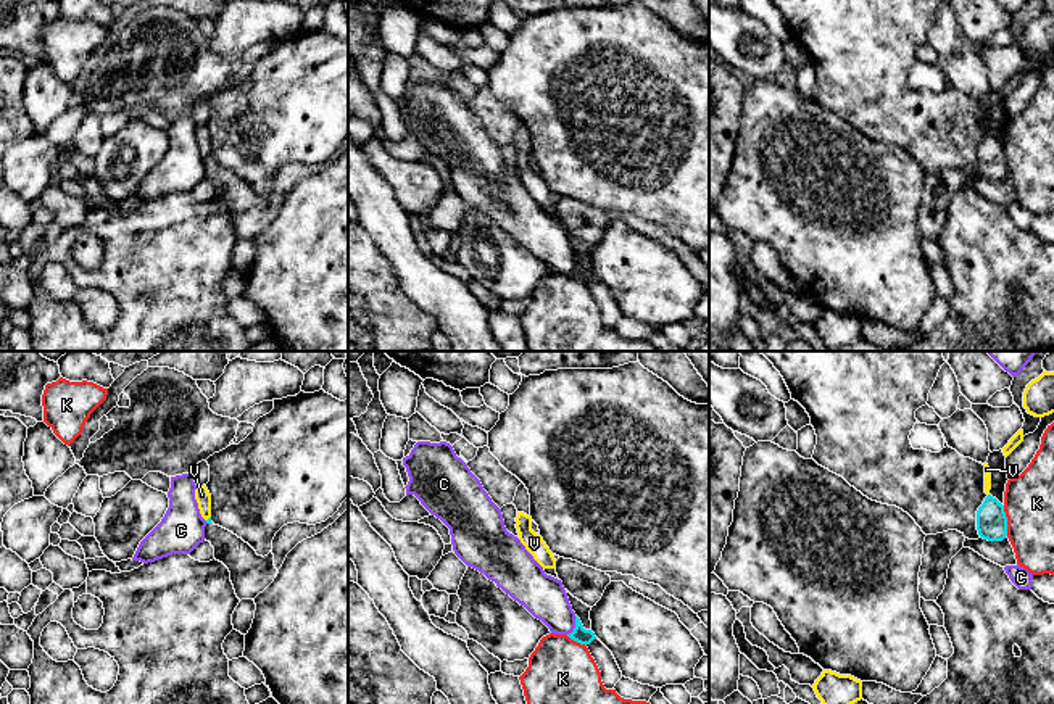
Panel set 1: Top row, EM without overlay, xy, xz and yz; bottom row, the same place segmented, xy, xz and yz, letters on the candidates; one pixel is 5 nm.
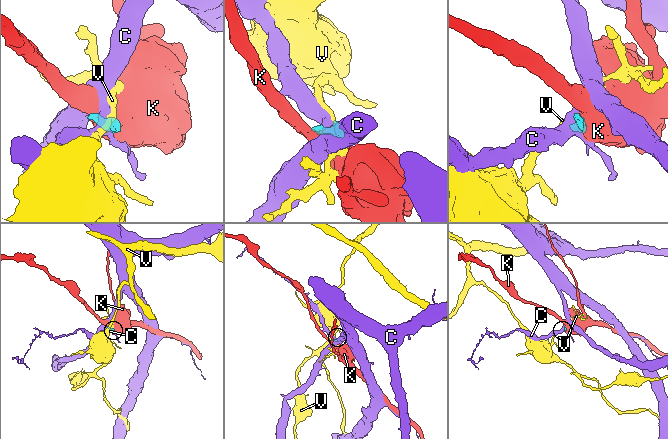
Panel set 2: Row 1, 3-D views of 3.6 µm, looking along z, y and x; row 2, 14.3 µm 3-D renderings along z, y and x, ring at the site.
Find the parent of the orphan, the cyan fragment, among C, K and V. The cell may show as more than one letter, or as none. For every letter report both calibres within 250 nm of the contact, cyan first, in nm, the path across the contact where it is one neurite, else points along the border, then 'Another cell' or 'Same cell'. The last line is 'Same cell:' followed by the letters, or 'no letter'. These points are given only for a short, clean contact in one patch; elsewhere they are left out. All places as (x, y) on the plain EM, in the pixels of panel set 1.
C: Thickness 80 nm (cyan) against 220 nm. Boundary: xz (576, 255), (576, 265), (568, 274). Another cell
K: Thickness 160 nm (cyan) against 260 nm. Another cell
V: Thickness 20 nm (cyan) against 80 nm. Boundary: xy (210, 155), (207, 160). Another cell
Same cell: no letter

